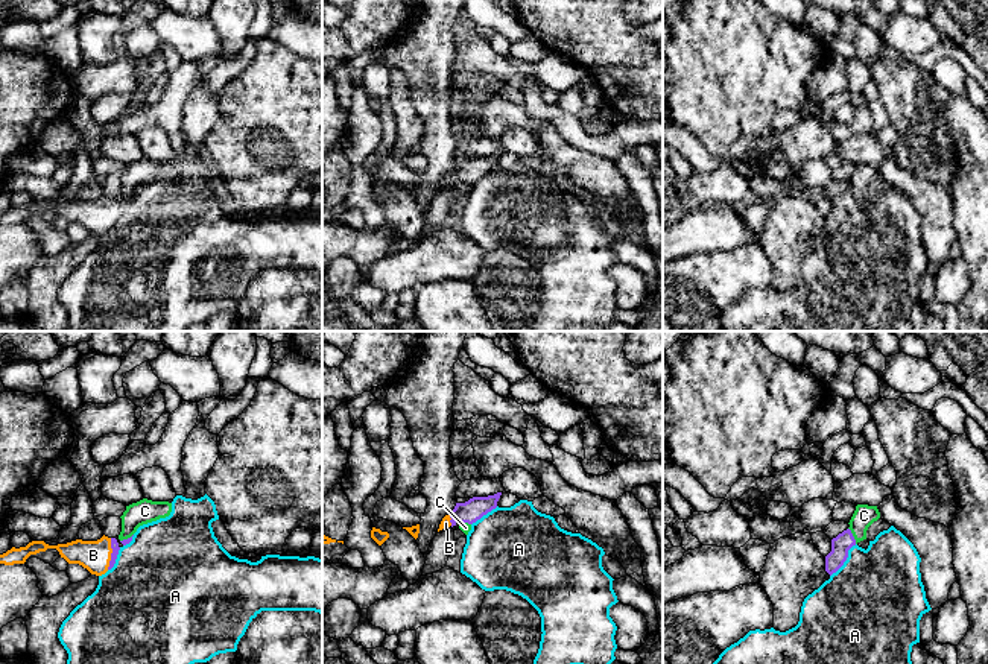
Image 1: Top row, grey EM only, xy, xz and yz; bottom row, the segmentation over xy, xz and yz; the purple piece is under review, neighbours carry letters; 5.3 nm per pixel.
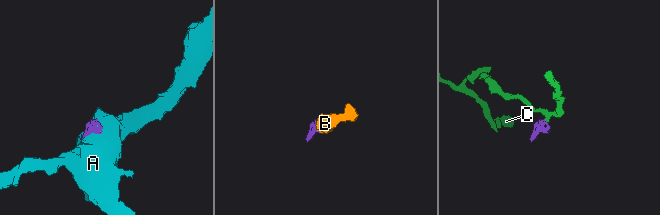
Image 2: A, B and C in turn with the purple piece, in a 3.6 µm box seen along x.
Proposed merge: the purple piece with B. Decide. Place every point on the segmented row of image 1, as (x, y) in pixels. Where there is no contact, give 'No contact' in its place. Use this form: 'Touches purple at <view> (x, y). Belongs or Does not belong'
Touches purple at xy (111, 553). Belongs

